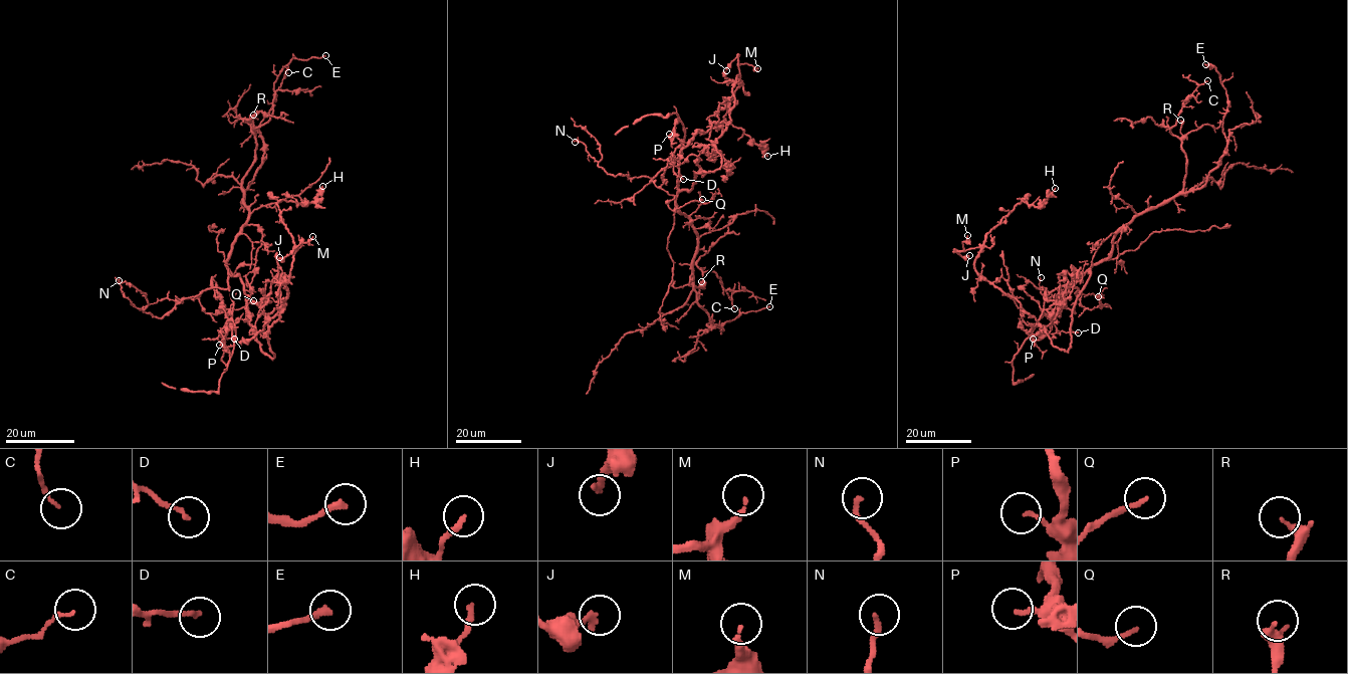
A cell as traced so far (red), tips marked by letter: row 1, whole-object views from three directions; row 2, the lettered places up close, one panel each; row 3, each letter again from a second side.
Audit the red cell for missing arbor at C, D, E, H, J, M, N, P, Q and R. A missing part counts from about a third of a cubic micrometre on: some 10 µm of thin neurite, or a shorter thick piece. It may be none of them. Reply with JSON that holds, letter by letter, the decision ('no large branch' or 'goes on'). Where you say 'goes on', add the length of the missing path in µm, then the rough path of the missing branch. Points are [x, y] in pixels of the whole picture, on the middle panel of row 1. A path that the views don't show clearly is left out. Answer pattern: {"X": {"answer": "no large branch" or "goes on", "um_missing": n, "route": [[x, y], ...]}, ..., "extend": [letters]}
{"C": {"answer": "no large branch"}, "D": {"answer": "no large branch"}, "E": {"answer": "no large branch"}, "H": {"answer": "no large branch"}, "J": {"answer": "no large branch"}, "M": {"answer": "no large branch"}, "N": {"answer": "no large branch"}, "P": {"answer": "no large branch"}, "Q": {"answer": "no large branch"}, "R": {"answer": "no large branch"}, "extend": []}

